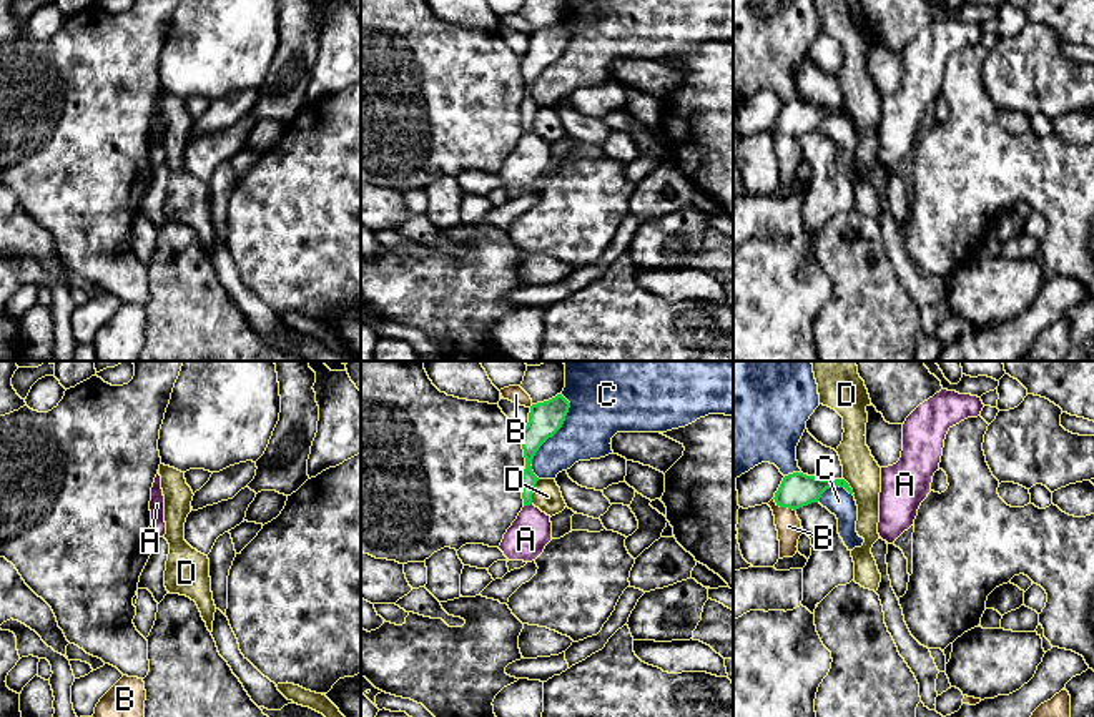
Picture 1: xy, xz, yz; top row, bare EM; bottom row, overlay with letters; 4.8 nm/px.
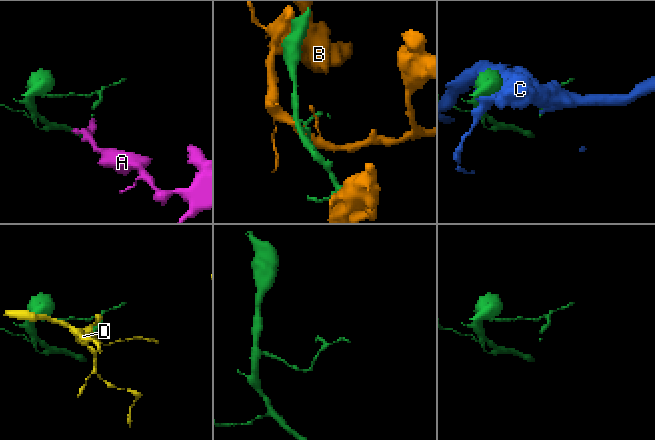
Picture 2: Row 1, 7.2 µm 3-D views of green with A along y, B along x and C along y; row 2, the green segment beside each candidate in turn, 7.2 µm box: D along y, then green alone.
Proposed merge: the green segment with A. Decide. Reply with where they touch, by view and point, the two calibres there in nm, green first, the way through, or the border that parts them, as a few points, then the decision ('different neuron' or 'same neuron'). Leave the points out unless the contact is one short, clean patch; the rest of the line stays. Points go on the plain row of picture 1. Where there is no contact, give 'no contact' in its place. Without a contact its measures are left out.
contact xz (527, 132); calibres 80 and 200 nm; different neuron

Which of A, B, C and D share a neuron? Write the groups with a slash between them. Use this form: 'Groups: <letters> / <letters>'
Groups: A / B / C / D

